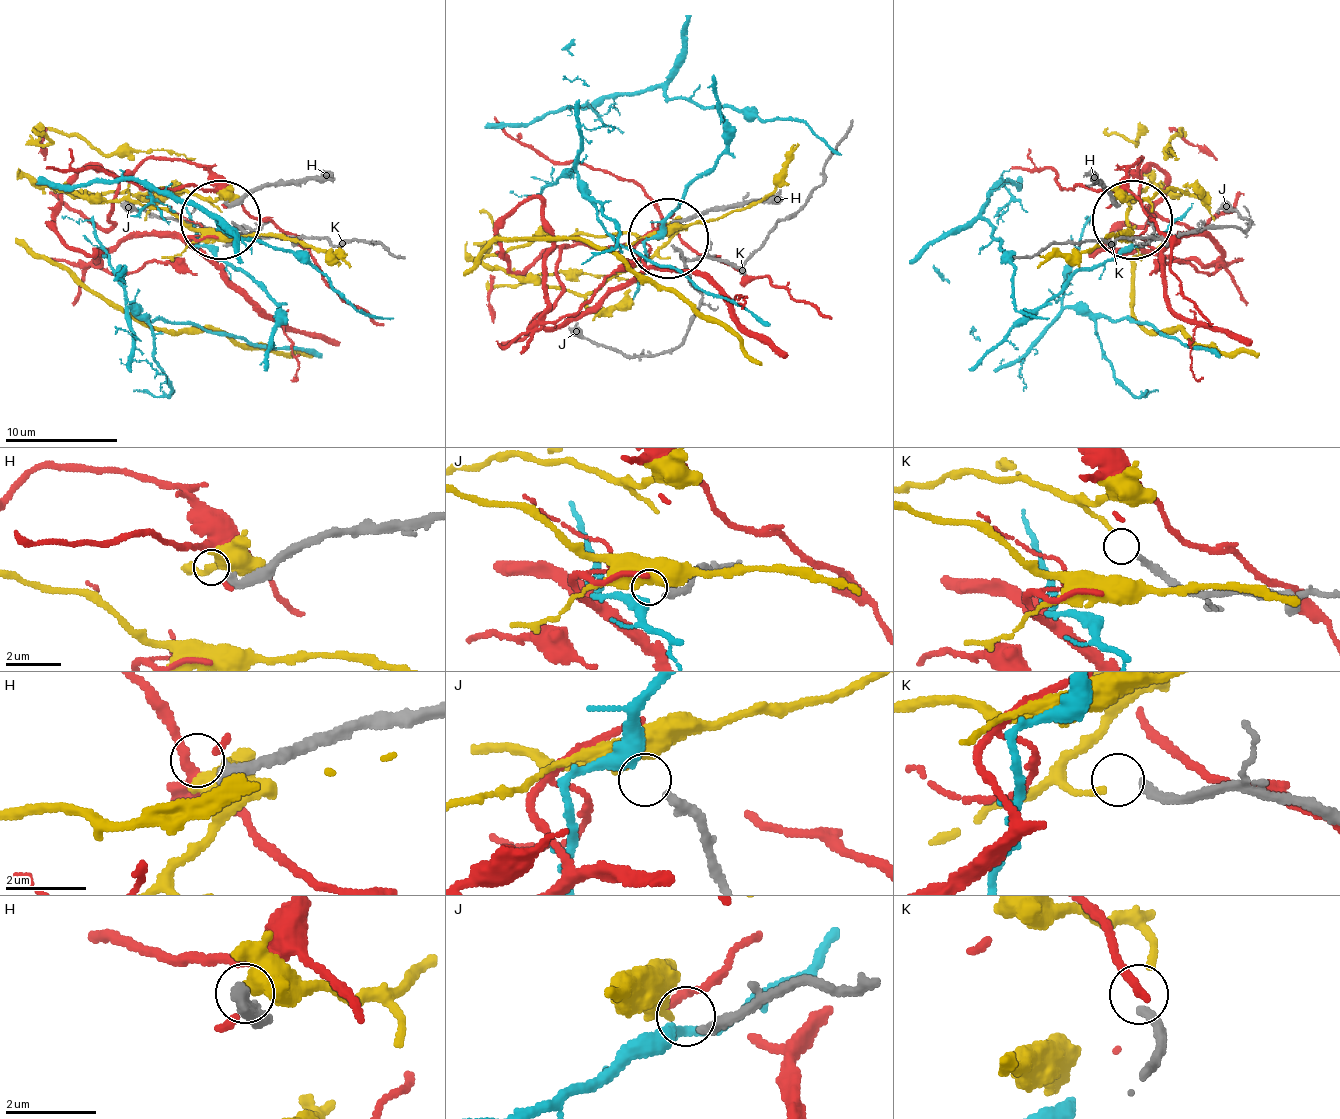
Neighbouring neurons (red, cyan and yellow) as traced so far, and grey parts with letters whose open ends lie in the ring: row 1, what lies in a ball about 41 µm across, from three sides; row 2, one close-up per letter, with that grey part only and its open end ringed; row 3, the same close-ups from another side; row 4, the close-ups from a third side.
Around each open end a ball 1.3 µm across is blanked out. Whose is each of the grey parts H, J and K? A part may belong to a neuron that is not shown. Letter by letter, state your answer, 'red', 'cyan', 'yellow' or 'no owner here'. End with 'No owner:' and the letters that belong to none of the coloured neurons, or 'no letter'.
H: no owner here
J: cyan
K: no owner here
No owner: H, K

